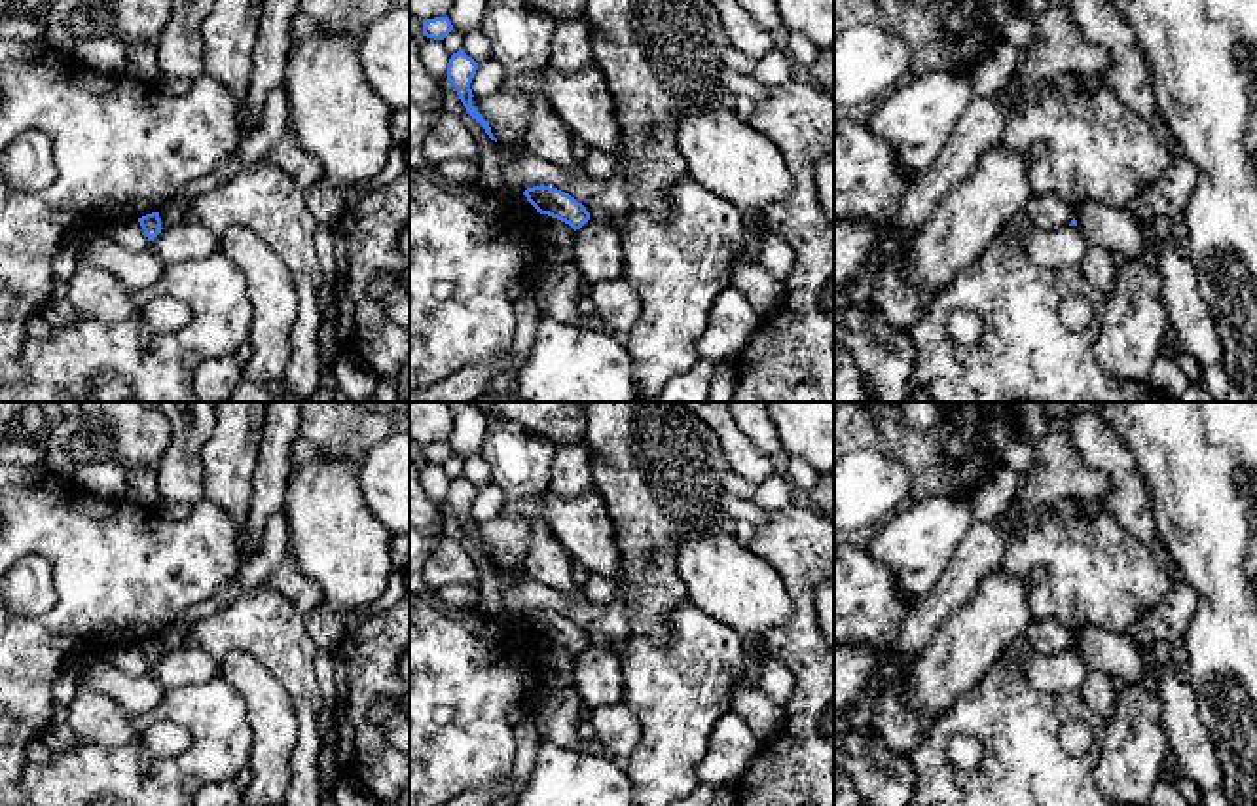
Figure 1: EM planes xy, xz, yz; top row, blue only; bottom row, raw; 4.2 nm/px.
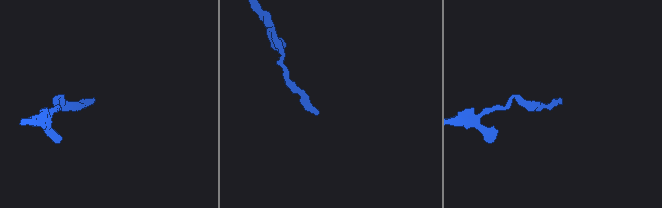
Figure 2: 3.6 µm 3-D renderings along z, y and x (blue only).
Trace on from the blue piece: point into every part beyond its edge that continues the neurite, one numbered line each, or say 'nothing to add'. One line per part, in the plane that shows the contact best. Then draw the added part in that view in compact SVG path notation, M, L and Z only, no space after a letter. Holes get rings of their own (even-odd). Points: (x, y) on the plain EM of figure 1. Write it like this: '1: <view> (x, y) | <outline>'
nothing to add

